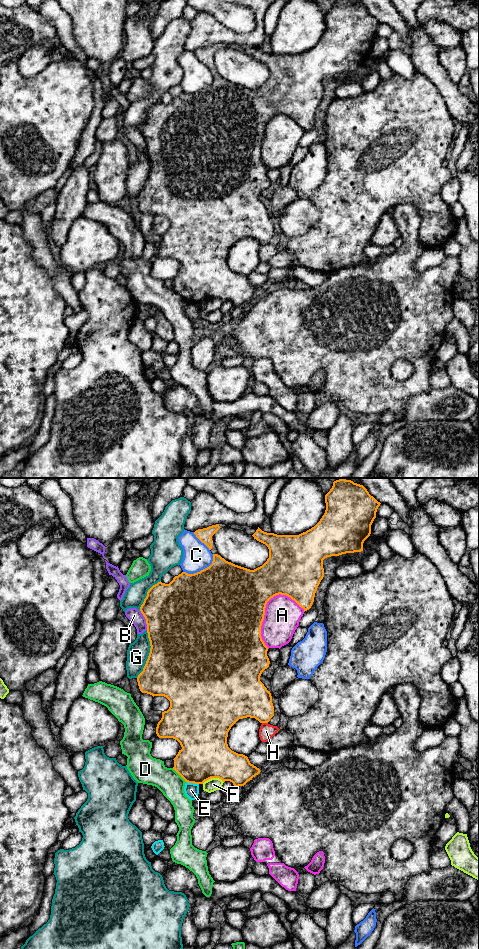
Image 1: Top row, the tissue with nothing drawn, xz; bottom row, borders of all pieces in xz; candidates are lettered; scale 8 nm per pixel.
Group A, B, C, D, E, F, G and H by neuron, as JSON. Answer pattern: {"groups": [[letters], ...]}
{"groups": [["A"], ["B"], ["C"], ["D"], ["E"], ["F"], ["G"], ["H"]]}

